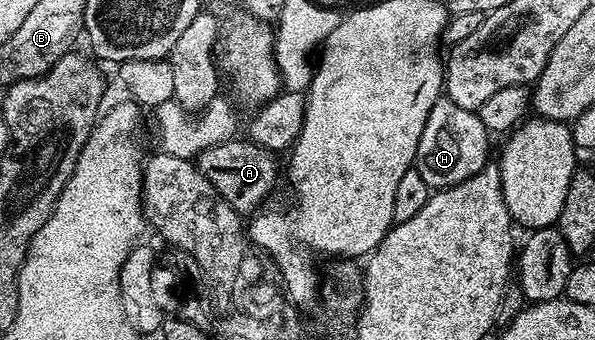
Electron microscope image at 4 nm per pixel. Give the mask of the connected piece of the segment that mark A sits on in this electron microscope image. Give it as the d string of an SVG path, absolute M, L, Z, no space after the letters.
M235 136L229 142L206 148L198 157L198 165L202 176L206 176L210 184L214 184L226 204L233 206L241 216L251 216L267 203L264 201L271 196L276 181L279 178L281 181L282 166L281 163L280 166L276 163L276 158L273 151L256 146L251 140Z

